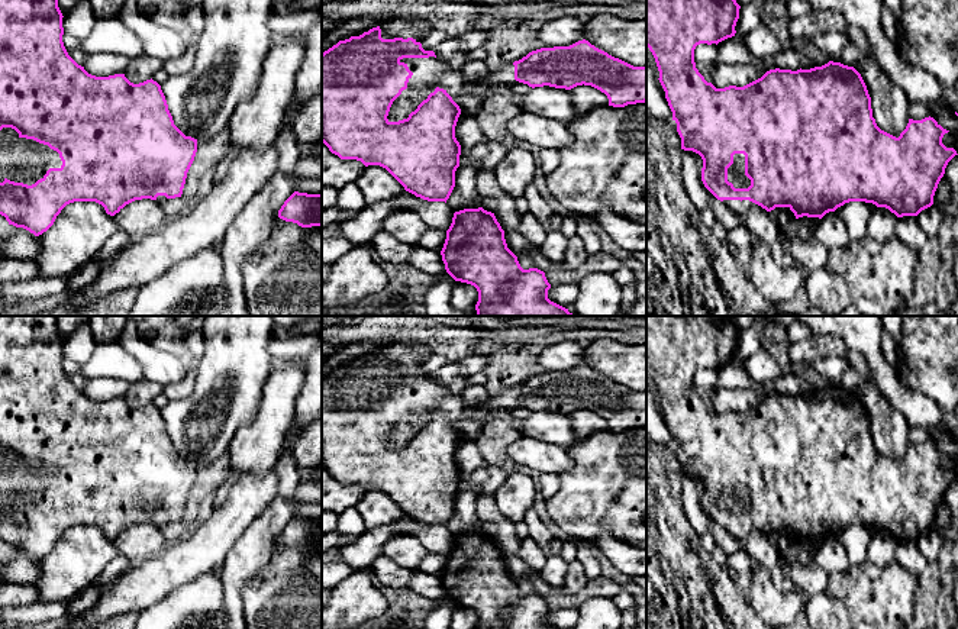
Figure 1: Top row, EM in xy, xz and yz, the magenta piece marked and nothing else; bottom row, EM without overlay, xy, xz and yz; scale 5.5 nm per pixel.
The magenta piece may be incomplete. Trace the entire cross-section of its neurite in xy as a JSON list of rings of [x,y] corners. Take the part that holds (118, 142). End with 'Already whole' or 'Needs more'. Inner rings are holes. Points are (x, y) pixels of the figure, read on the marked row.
[[[0,0],[0,214],[9,225],[23,228],[35,236],[46,232],[61,210],[74,201],[96,201],[107,214],[114,216],[126,204],[142,200],[165,200],[181,197],[187,172],[197,152],[197,139],[186,136],[172,120],[161,86],[151,80],[130,83],[125,74],[96,77],[88,74],[67,52],[62,35],[62,13],[58,0]]]. Needs more

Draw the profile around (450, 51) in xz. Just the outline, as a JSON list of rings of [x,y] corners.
[[[451,36],[446,41],[441,42],[439,45],[436,45],[433,52],[436,58],[442,59],[454,70],[462,68],[464,64],[468,61],[468,52],[461,49],[459,36]]]

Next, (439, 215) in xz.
[[[406,190],[391,200],[416,212],[428,228],[448,230],[452,223],[454,212],[445,201],[428,201]]]

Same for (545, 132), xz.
[[[522,112],[506,125],[517,141],[529,142],[541,149],[562,149],[574,142],[568,125],[536,113]]]

